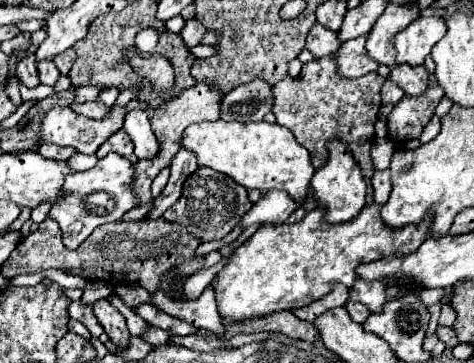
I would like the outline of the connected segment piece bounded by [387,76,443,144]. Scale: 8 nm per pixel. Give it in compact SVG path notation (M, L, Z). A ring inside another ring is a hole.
M431 76L429 86L423 94L403 96L395 104L395 108L387 120L389 138L395 144L411 140L411 138L419 138L423 128L427 126L427 122L433 118L435 108L441 98L443 98L443 92L441 92L441 86L437 84L435 76Z

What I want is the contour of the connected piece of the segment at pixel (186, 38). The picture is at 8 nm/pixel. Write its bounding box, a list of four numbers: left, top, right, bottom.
[179,18,207,48]

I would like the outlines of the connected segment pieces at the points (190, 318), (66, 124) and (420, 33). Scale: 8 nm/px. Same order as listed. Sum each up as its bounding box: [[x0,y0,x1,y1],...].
[[151,281,221,338],[39,106,127,154],[395,16,445,66]]

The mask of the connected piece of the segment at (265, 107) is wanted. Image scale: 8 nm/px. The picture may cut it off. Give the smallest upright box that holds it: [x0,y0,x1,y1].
[221,80,273,122]

